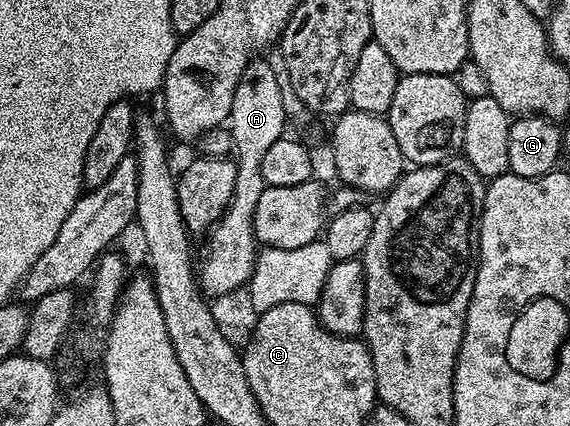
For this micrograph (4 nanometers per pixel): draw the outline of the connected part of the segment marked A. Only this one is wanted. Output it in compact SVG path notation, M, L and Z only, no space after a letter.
M259 60L249 61L234 91L234 103L230 107L230 115L226 122L232 134L232 148L238 158L234 195L223 216L209 234L210 248L204 255L201 267L200 264L198 267L198 283L201 290L214 299L243 288L251 280L258 249L253 235L253 215L263 191L260 188L262 155L266 155L267 149L286 133L286 118L282 107L282 91L278 87L276 65Z

